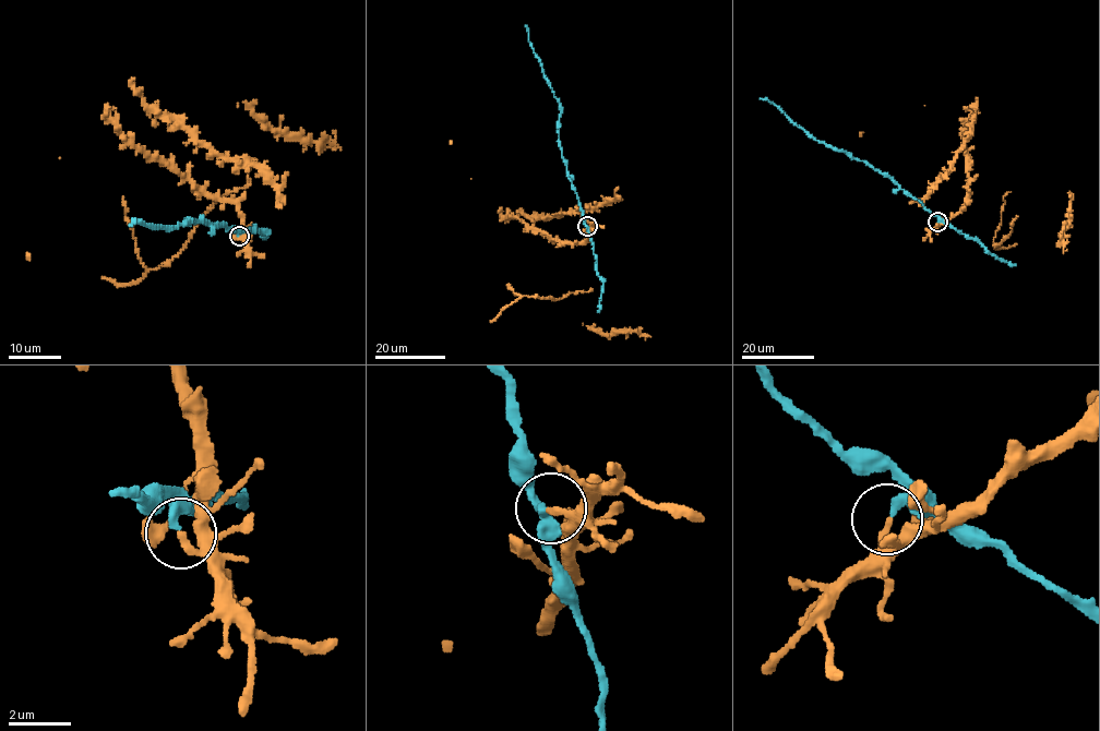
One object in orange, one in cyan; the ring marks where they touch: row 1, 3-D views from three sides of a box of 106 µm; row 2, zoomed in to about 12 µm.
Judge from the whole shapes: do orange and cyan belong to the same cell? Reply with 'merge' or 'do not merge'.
do not merge

